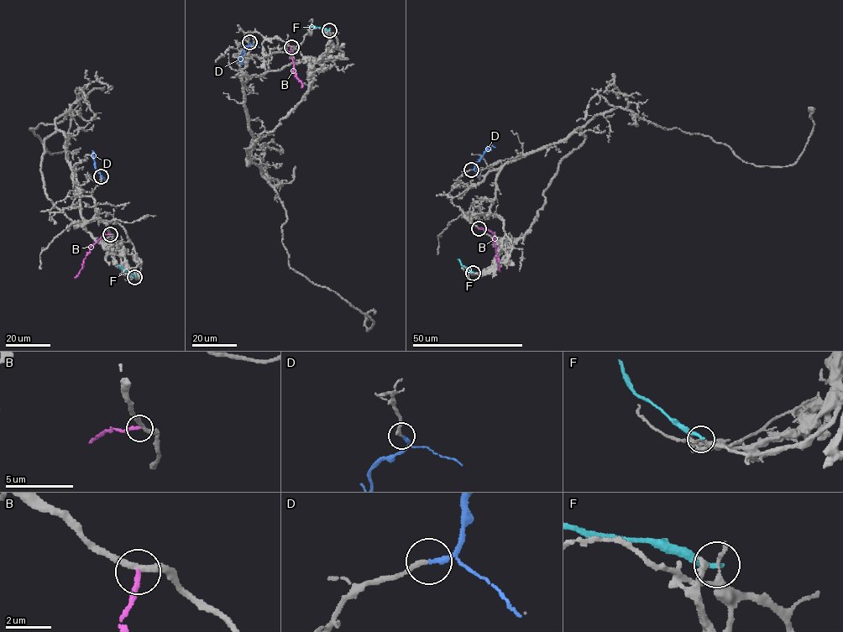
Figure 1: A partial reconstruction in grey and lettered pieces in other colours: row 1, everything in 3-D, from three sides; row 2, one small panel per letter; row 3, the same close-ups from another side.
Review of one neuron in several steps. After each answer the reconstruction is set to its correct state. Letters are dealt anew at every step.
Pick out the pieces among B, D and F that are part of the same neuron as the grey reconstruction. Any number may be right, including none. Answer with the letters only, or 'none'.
D

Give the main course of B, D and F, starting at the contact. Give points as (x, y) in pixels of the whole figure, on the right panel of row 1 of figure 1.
B: (479, 228), (492, 233), (500, 271)
D: (471, 169), (486, 148), (495, 147)
F: (473, 273), (458, 259)

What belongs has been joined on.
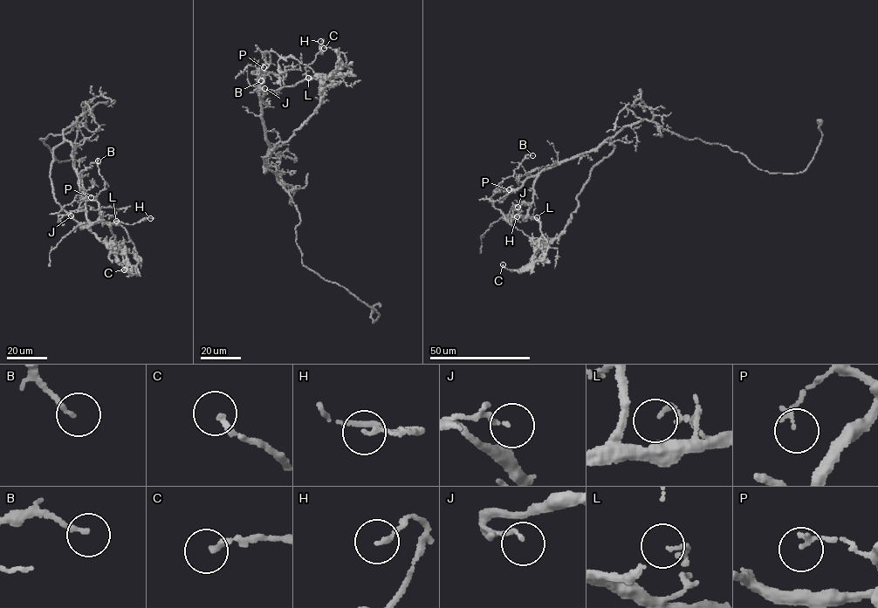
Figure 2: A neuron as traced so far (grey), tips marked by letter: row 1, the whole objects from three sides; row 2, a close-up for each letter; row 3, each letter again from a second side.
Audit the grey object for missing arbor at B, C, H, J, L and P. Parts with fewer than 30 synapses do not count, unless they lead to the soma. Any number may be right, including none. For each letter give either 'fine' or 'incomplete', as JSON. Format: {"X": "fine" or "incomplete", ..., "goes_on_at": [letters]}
{"B": "fine", "C": "fine", "H": "fine", "J": "fine", "L": "fine", "P": "fine", "goes_on_at": []}

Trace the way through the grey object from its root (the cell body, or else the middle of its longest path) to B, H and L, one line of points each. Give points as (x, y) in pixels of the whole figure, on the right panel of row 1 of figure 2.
B: (642, 119), (623, 126), (591, 151), (528, 177), (511, 192), (500, 187), (524, 157), (532, 155)
H: (642, 119), (623, 126), (591, 151), (544, 168), (533, 186), (528, 214), (535, 219), (524, 222), (517, 216)
L: (642, 119), (623, 126), (591, 151), (542, 170), (533, 186), (533, 202), (528, 214), (538, 221), (537, 217)

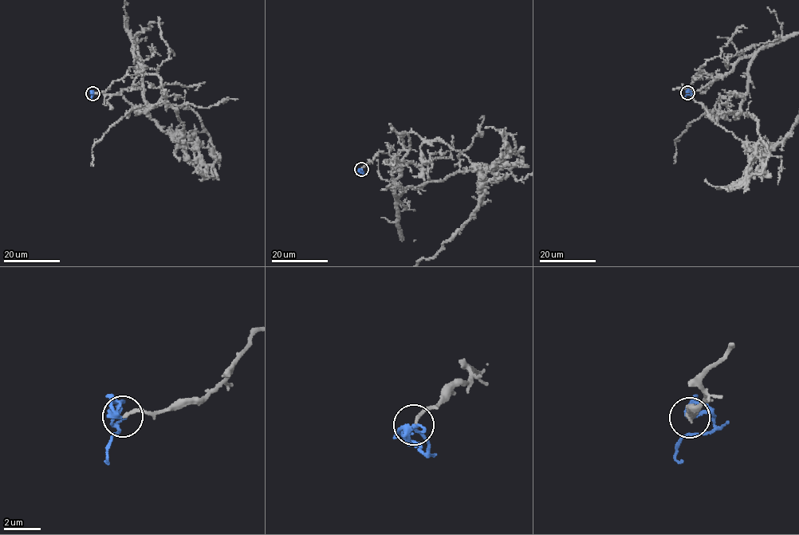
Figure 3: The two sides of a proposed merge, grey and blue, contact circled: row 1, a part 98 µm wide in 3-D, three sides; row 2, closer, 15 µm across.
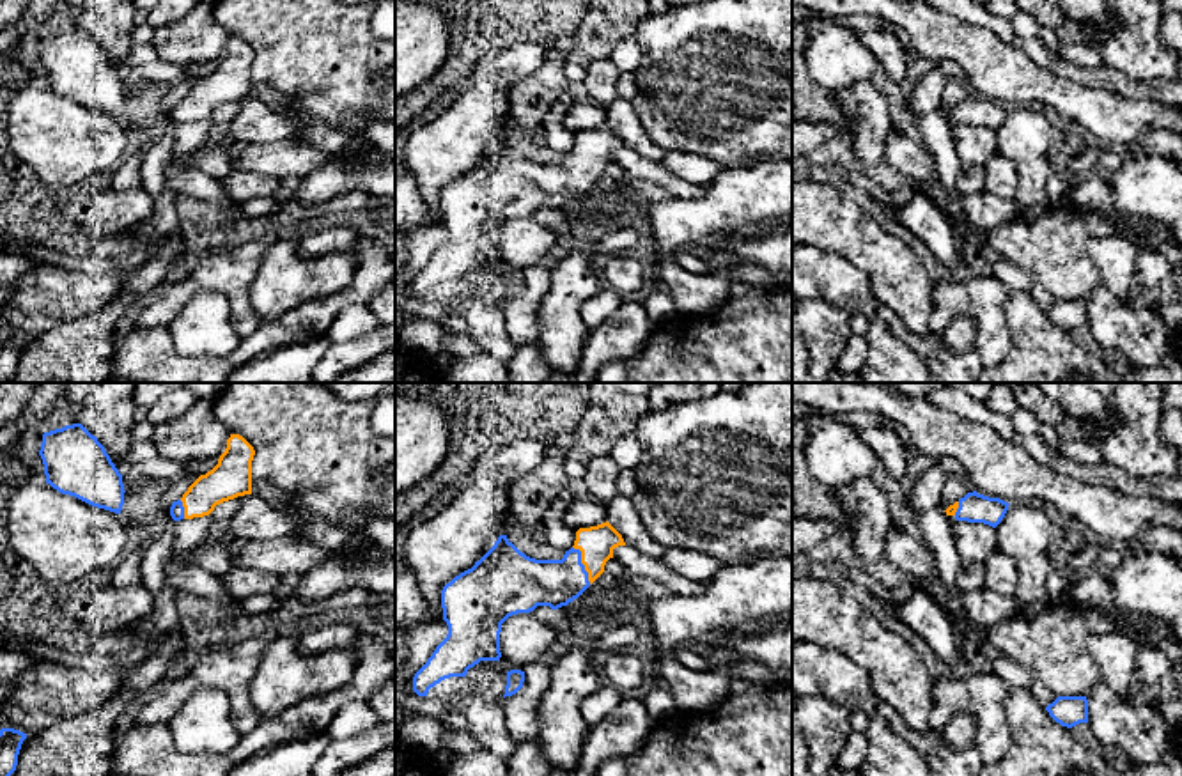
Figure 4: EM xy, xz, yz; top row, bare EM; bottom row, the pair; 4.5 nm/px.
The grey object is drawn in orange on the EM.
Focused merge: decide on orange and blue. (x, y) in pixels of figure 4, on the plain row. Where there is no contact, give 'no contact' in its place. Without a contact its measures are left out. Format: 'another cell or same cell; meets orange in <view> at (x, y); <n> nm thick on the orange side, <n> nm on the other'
same cell; meets orange in xz at (582, 165); 160 nm thick on the orange side, 220 nm on the other

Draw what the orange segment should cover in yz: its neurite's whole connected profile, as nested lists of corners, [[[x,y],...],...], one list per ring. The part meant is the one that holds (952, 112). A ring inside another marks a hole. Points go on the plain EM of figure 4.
[[[973,94],[950,108],[945,115],[957,124],[984,126],[996,131],[1005,120],[1008,108],[1010,106],[999,101],[989,101]]]

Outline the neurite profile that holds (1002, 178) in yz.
[[[994,154],[984,167],[985,191],[994,193],[1001,198],[1015,198],[1019,181],[1015,165],[1007,158]]]

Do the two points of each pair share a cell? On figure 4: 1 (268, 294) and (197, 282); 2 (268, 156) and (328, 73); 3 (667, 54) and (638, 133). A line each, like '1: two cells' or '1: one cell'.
1: two cells
2: two cells
3: two cells

